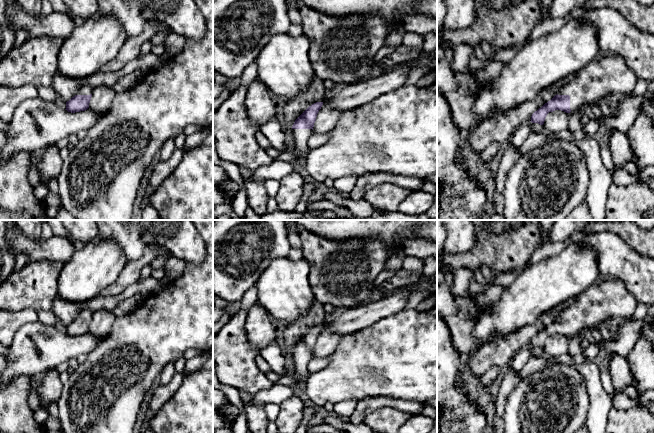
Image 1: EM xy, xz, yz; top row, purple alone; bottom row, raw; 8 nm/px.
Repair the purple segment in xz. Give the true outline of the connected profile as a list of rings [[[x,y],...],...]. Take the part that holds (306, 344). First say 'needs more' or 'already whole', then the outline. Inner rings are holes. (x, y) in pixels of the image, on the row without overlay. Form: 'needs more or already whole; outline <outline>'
needs more; outline [[[316,326],[309,330],[294,346],[292,350],[293,365],[295,372],[293,376],[298,382],[298,385],[304,385],[309,376],[308,363],[313,357],[314,347],[317,338],[321,333],[323,326]]]

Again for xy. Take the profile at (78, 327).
needs more; outline [[[89,309],[80,311],[77,318],[66,326],[65,334],[71,337],[87,334],[89,332],[92,317],[93,313]]]

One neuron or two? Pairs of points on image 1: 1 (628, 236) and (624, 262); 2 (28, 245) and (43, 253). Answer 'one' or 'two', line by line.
1: two
2: one

